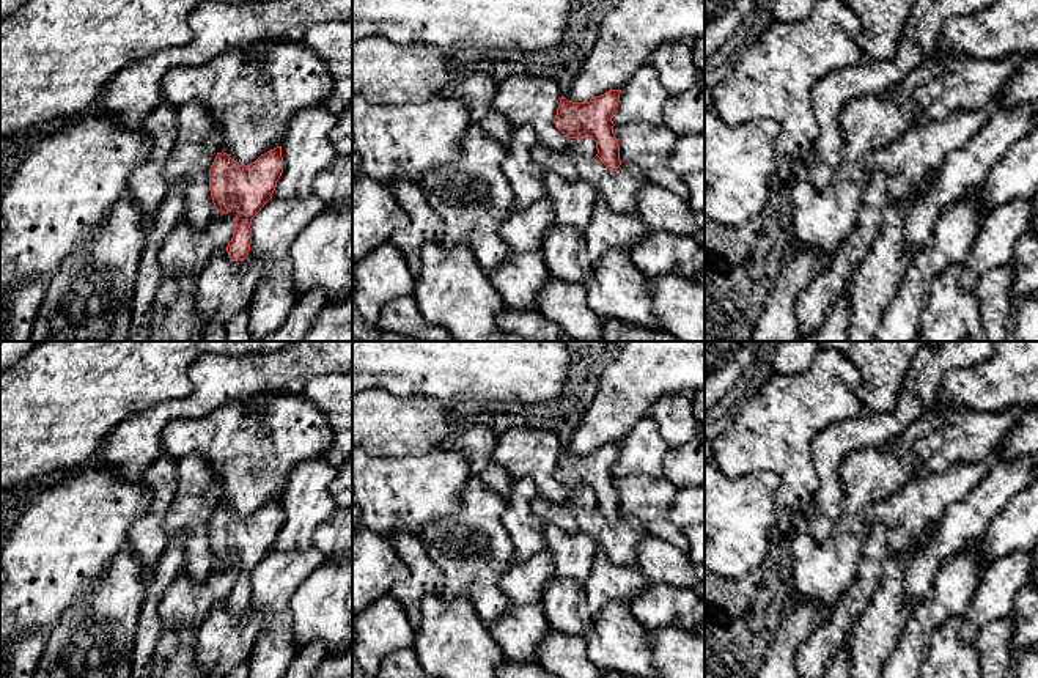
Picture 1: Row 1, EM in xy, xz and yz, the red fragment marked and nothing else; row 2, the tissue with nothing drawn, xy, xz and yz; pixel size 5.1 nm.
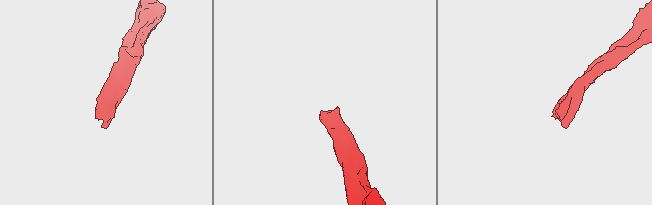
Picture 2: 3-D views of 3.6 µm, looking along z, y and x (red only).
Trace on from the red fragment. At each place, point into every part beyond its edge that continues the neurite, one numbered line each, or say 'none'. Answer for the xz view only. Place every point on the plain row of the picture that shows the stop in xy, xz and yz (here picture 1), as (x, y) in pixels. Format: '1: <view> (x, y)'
none

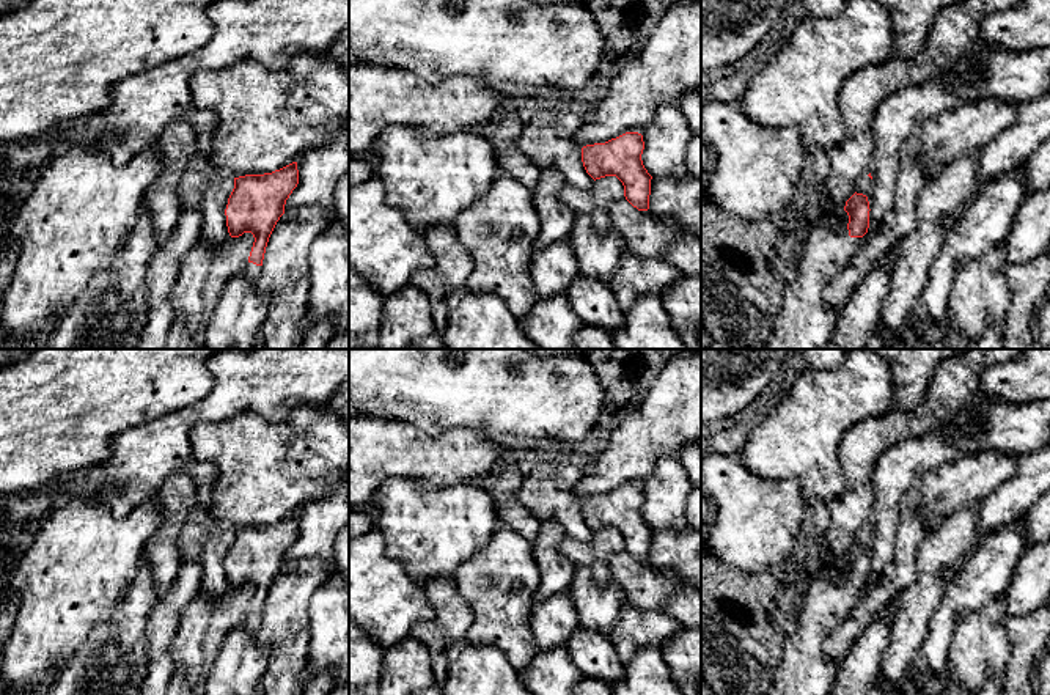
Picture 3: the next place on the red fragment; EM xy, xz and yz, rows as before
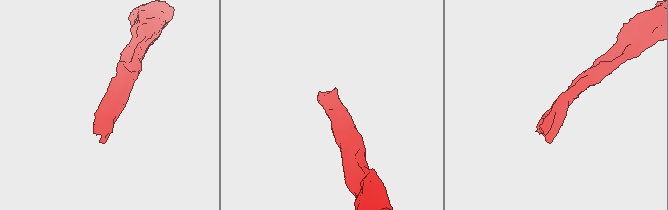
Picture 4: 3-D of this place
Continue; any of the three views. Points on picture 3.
1: yz (802, 670)

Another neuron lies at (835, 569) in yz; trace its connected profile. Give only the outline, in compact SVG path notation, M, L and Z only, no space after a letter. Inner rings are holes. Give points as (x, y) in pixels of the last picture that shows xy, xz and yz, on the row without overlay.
M822 542L822 571L830 582L841 583L847 582L849 568L844 563L846 555L836 557Z

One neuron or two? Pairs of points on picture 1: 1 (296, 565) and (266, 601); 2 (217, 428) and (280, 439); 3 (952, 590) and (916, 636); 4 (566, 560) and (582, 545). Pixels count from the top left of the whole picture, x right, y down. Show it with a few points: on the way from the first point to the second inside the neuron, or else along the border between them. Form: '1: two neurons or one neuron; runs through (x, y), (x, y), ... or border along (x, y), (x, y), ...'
1: one neuron; runs through (287, 574), (271, 592)
2: one neuron; runs through (233, 439), (265, 439)
3: one neuron; runs through (945, 601), (922, 625)
4: one neuron; runs through (570, 557), (579, 548)

